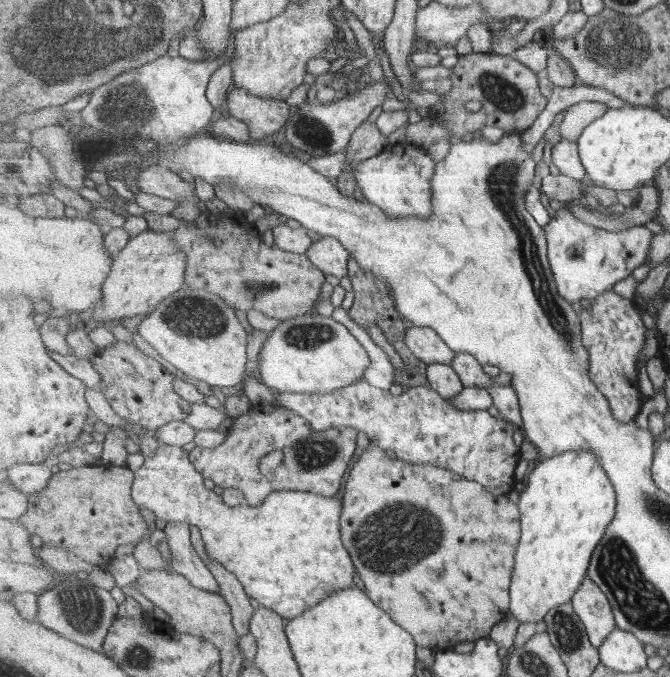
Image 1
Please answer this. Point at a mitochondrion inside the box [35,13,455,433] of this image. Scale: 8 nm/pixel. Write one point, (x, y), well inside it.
(135, 101)

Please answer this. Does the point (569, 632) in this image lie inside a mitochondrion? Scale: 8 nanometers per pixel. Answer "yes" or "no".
yes

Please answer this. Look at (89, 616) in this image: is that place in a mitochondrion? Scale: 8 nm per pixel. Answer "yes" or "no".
yes

